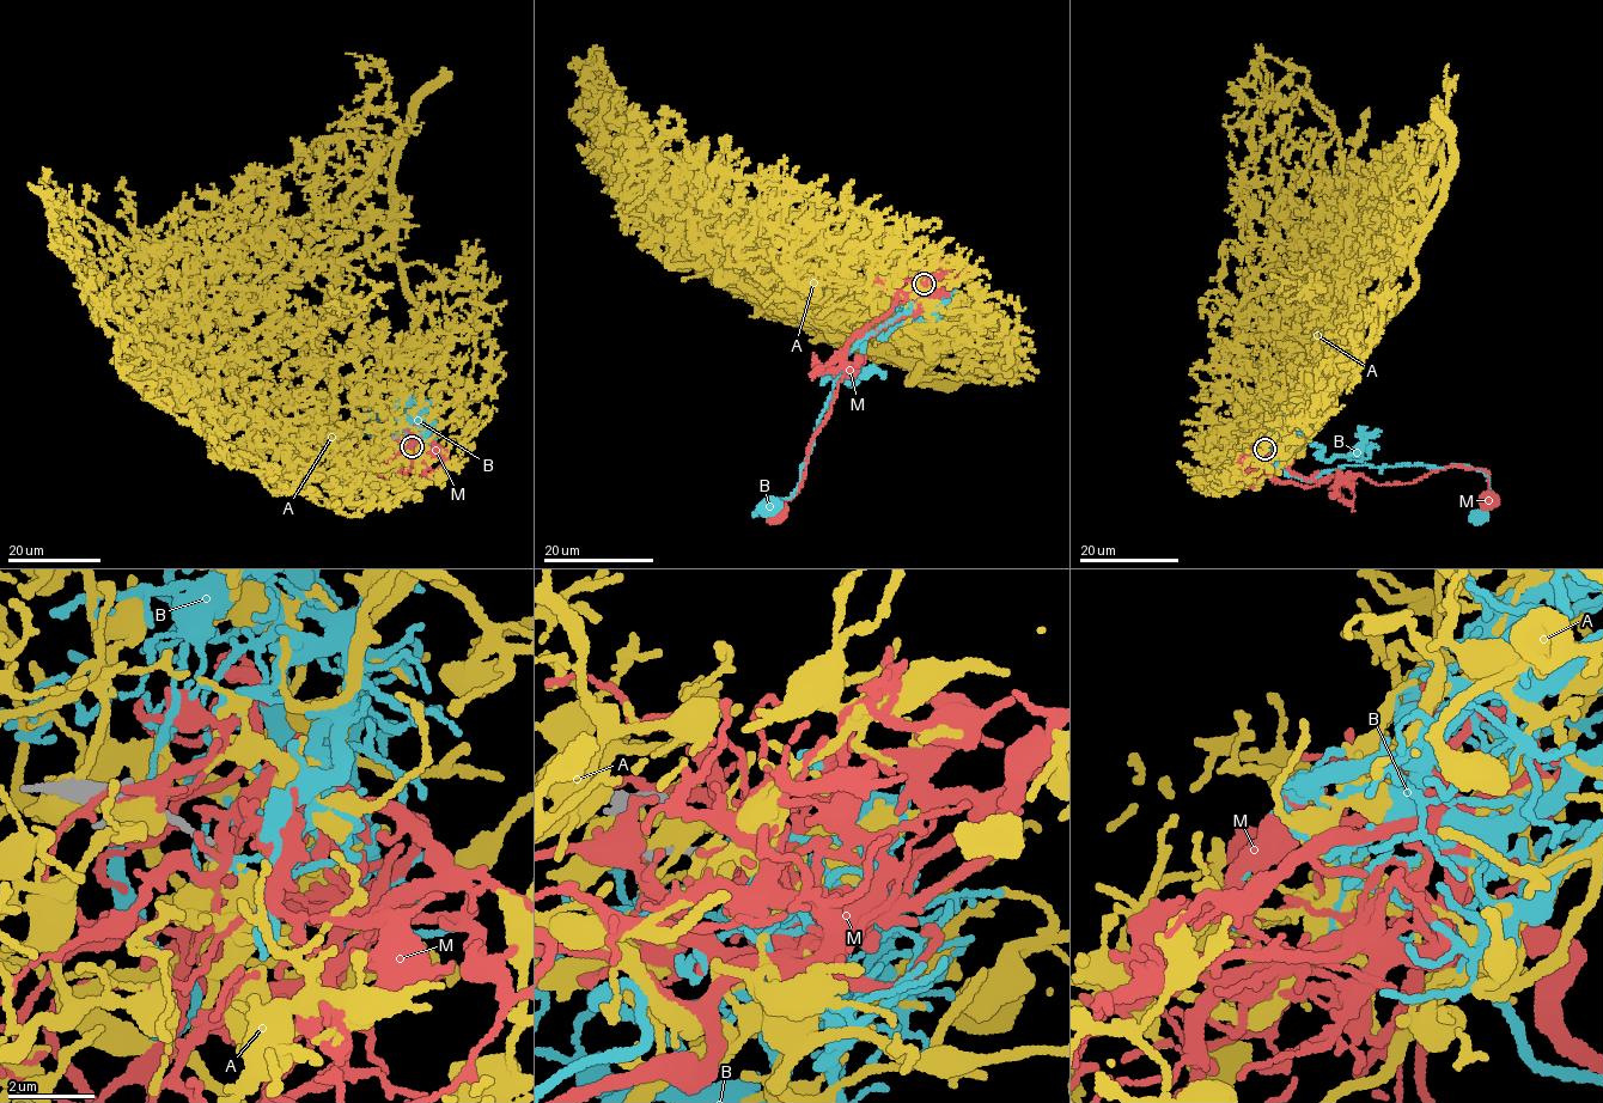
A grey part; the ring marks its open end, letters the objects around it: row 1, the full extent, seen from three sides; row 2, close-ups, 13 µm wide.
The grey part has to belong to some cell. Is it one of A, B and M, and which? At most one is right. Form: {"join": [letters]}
{"join": ["B"]}

